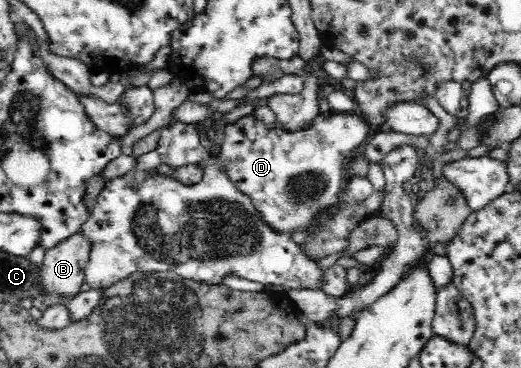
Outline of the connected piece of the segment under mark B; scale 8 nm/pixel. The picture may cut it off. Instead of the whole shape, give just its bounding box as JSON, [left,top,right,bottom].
[38,231,92,298]

